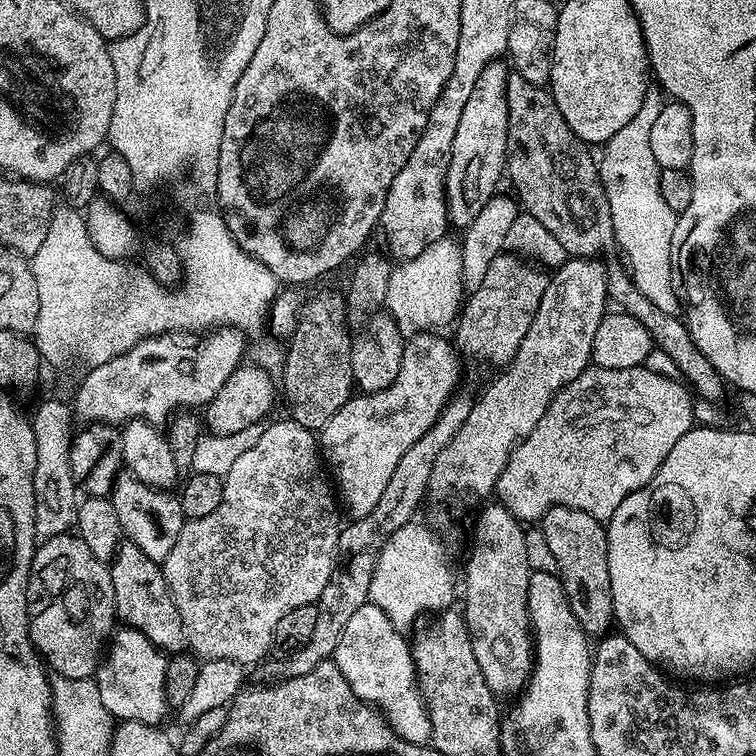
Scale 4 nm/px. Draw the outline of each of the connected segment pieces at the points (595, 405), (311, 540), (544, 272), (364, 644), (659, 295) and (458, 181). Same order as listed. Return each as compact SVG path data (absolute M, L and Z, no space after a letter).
M589 366L550 402L531 434L513 448L494 492L499 503L521 522L536 522L554 506L570 506L607 522L634 490L646 486L674 442L694 427L694 400L679 379L639 368Z
M291 418L275 420L271 421L273 424L269 428L265 427L261 431L258 442L254 442L254 446L250 446L250 450L246 450L246 454L238 454L234 466L230 466L227 476L223 477L222 506L218 506L218 510L214 510L214 514L206 514L206 518L185 522L182 526L182 534L178 534L178 542L174 542L174 550L170 550L170 554L162 562L168 589L178 606L178 614L182 614L184 629L188 631L191 651L201 661L233 660L241 666L259 665L272 652L272 639L274 630L278 630L278 622L282 622L282 618L291 610L316 603L336 565L342 519L340 520L338 512L340 508L319 451L317 437L313 431L302 427Z
M527 214L516 216L502 242L500 253L487 267L486 278L478 290L464 300L458 313L454 344L459 355L469 356L480 364L489 364L495 370L509 364L522 338L526 338L530 322L534 322L534 314L538 310L538 302L542 302L542 294L546 294L546 286L550 286L552 275L562 267L565 259L566 253L558 238L554 238L538 218Z
M371 603L363 604L342 629L334 663L342 678L350 682L356 697L371 704L403 740L428 744L432 738L430 714L416 682L409 641L404 639L405 633L395 628L386 610Z
M649 87L646 98L638 109L638 114L634 114L634 118L630 122L626 122L626 126L622 126L622 130L618 130L618 134L614 134L614 138L610 138L608 143L603 145L601 152L604 153L599 153L598 167L600 182L603 184L604 193L610 202L610 218L614 226L616 242L619 251L624 251L625 258L623 257L623 259L630 269L633 282L644 289L646 298L650 298L650 302L654 302L654 306L658 306L658 310L674 316L682 308L681 293L674 287L674 245L672 242L678 213L670 210L670 206L666 206L666 201L662 198L661 168L654 162L654 154L650 150L650 130L654 127L654 121L658 119L658 110L665 102L665 97L659 87Z
M503 59L490 62L486 70L478 77L470 98L462 109L462 119L458 121L458 130L454 134L454 150L450 158L450 166L444 183L444 199L448 203L448 215L453 221L472 221L478 212L497 191L496 183L506 172L506 157L508 154L508 111L506 110L506 82L510 75L510 68Z

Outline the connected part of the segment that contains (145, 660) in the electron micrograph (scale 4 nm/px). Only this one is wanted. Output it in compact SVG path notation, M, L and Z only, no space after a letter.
M127 626L117 627L94 673L102 706L117 721L137 720L149 726L159 725L164 711L170 708L166 698L167 665L165 653L153 646L146 634Z

